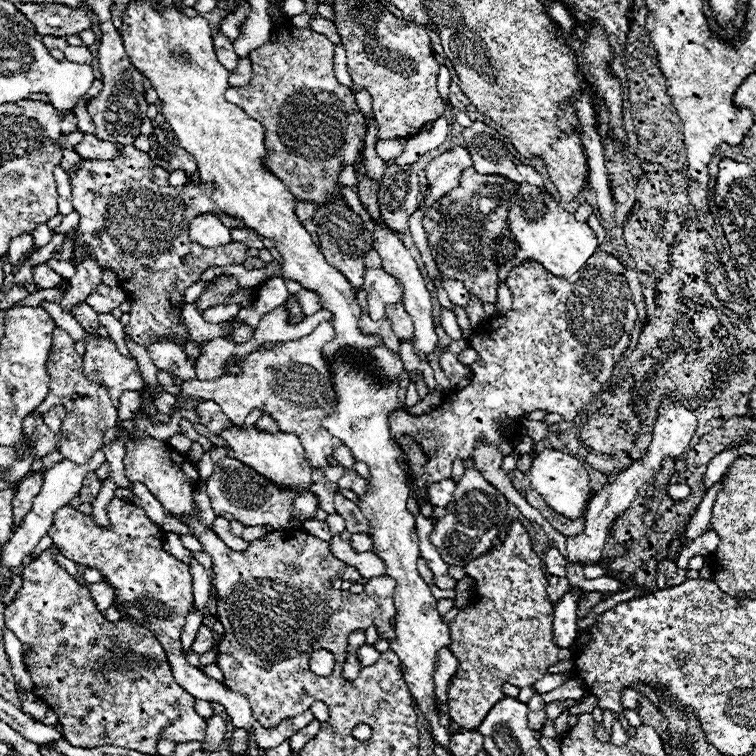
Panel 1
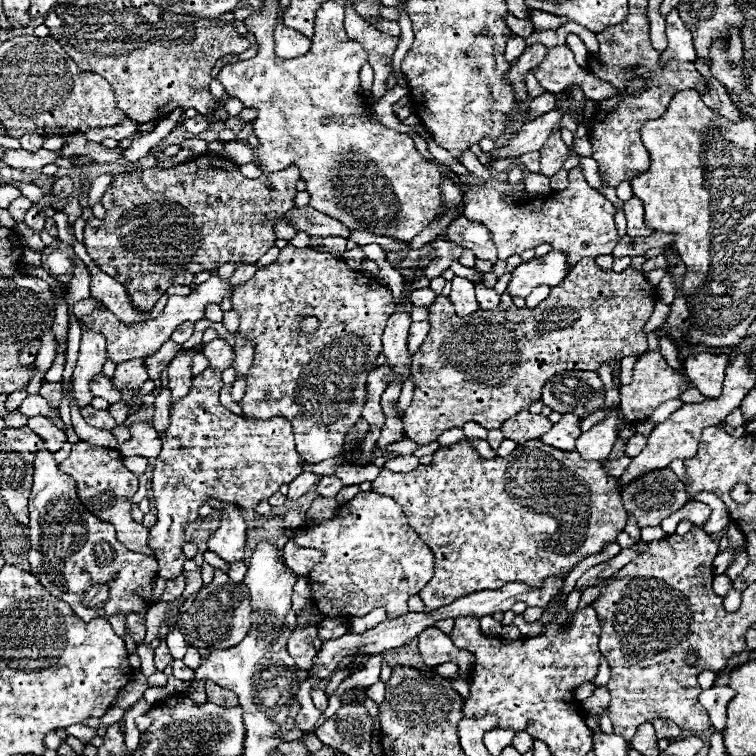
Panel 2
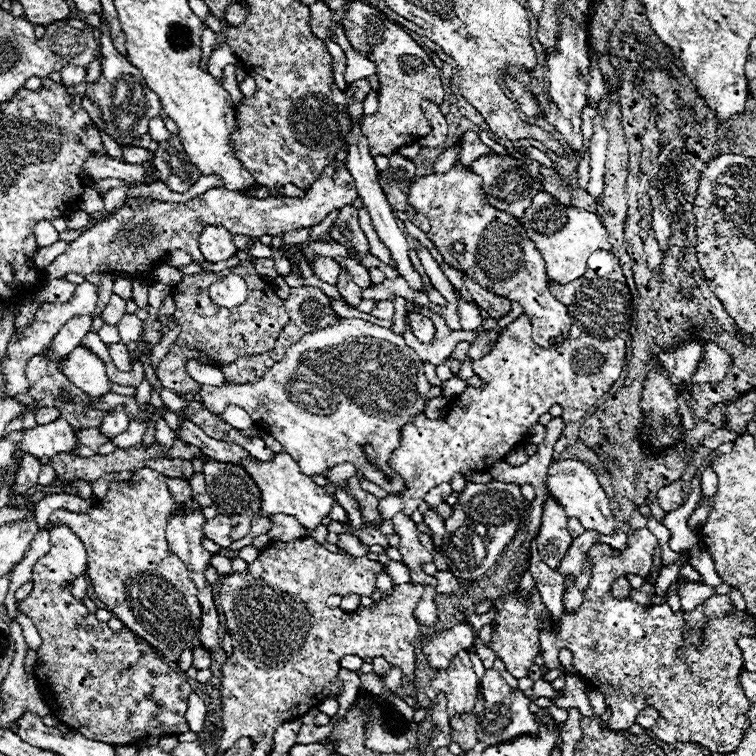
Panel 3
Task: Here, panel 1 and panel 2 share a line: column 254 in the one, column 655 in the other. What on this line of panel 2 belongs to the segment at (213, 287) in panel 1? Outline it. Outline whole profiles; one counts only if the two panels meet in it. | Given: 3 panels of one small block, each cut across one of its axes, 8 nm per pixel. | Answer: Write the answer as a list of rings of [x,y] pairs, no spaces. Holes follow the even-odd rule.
[[[593,258],[578,262],[566,276],[564,284],[552,288],[550,296],[536,308],[508,310],[478,310],[472,316],[456,316],[446,296],[436,296],[428,306],[430,332],[418,352],[412,354],[414,398],[402,418],[404,430],[410,440],[424,446],[434,442],[444,430],[462,428],[466,422],[478,422],[486,430],[500,428],[508,416],[528,410],[532,402],[540,400],[546,380],[558,370],[592,370],[602,364],[612,364],[616,370],[616,356],[640,356],[648,350],[644,324],[648,322],[654,302],[658,300],[656,288],[632,268],[624,272],[602,272]]]

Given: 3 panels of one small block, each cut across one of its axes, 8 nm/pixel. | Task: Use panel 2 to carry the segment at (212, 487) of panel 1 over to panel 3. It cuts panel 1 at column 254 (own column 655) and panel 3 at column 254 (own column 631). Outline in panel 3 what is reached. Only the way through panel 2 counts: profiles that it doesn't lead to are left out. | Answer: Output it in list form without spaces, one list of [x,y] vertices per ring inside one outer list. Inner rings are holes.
[[[216,460],[204,462],[204,478],[206,478],[206,490],[212,496],[218,514],[228,516],[234,526],[234,530],[230,532],[230,542],[242,540],[250,532],[252,516],[256,516],[262,506],[258,486],[254,484],[254,480],[250,478],[250,474],[244,468],[238,468],[234,464],[222,464]]]

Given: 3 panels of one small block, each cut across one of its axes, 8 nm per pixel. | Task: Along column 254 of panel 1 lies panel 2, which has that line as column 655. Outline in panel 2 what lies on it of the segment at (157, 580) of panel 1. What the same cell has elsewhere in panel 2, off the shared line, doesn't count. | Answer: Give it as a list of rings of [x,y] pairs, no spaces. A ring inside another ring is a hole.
[[[654,720],[652,722],[652,726],[654,726],[654,730],[656,730],[656,740],[664,740],[664,738],[678,738],[680,736],[680,728],[674,724],[674,722],[670,722],[670,720]]]

